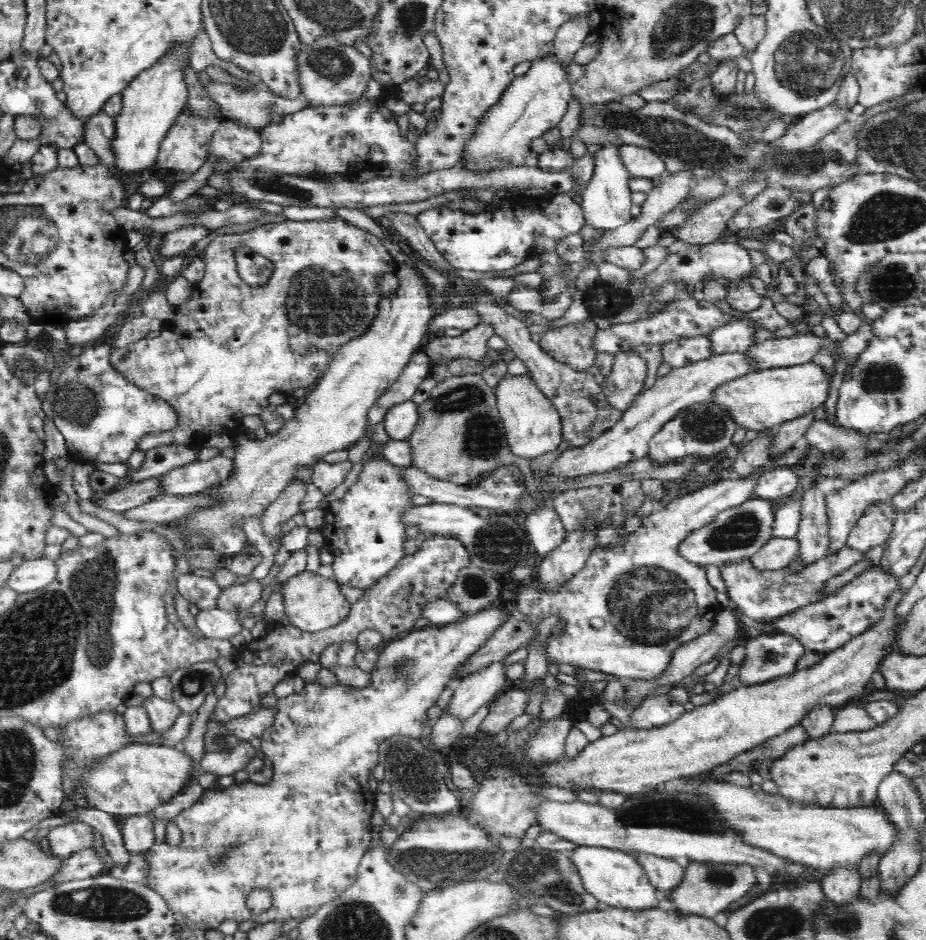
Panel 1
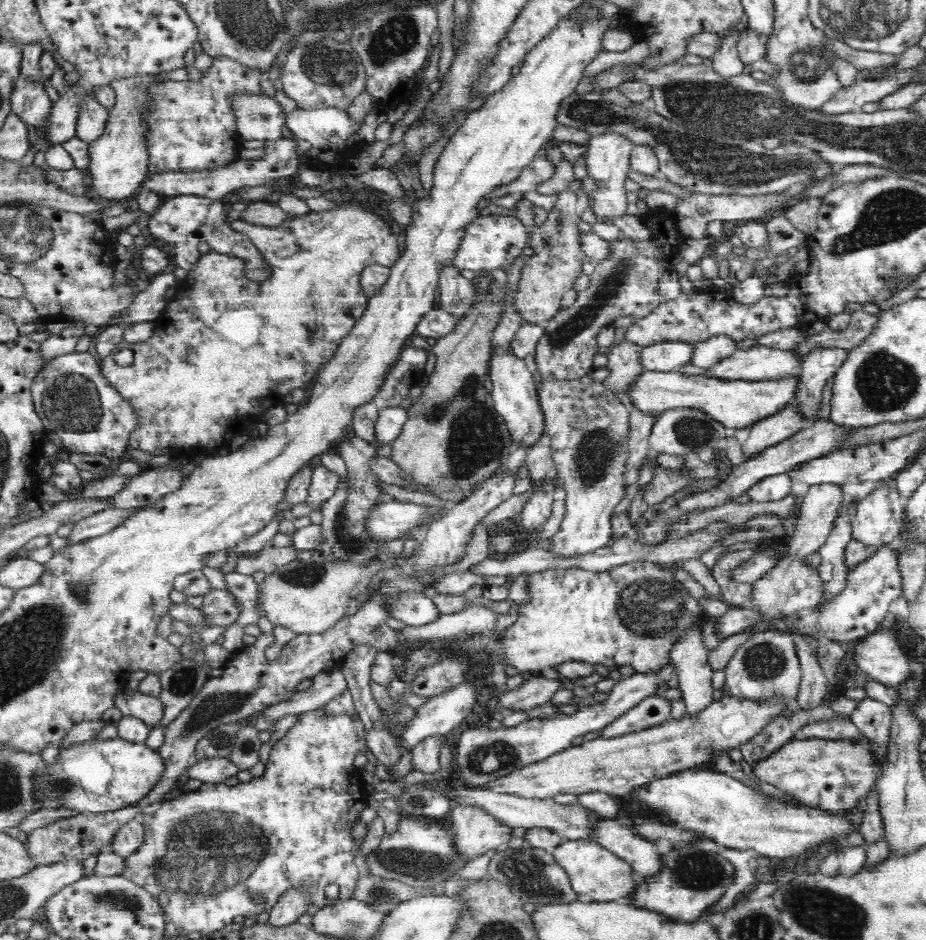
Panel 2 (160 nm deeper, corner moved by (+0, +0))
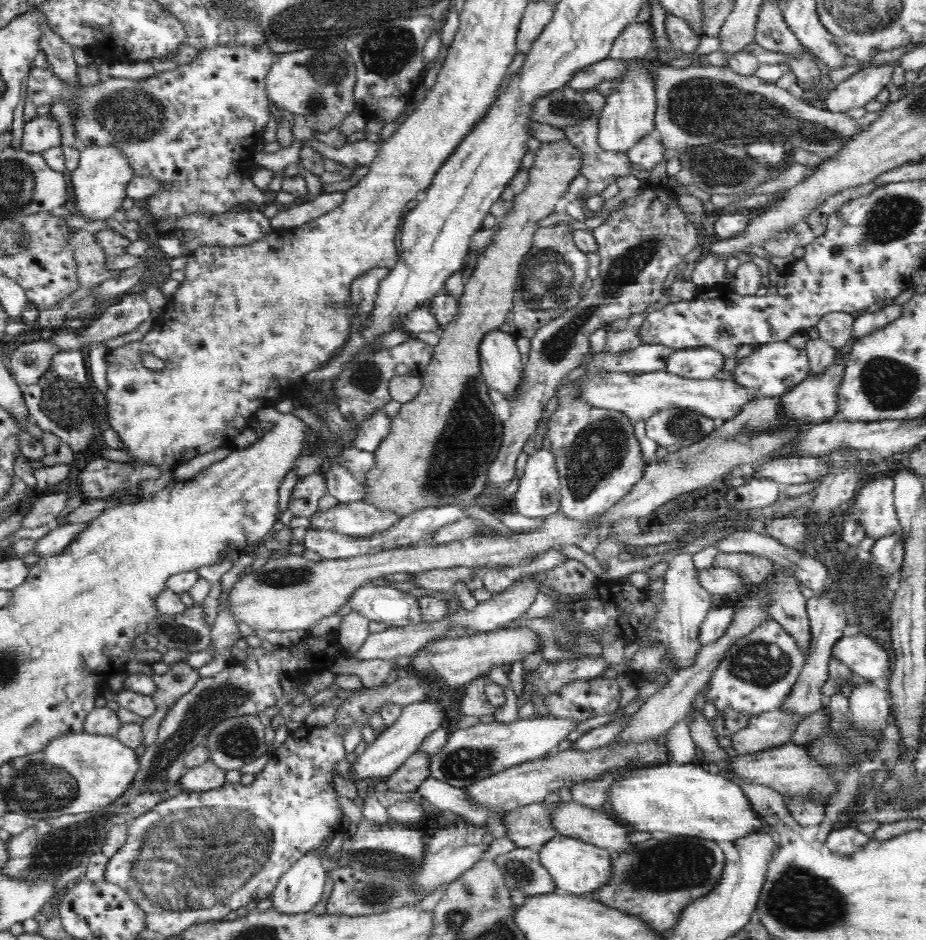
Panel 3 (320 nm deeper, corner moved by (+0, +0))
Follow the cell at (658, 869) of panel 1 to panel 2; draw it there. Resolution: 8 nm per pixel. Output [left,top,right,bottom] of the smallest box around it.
[589,817,663,878]

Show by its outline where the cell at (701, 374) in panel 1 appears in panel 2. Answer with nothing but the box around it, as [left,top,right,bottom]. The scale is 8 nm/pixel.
[709,345,802,382]

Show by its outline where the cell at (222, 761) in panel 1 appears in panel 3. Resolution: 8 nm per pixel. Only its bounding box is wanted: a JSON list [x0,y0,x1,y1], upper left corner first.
[178,760,226,793]

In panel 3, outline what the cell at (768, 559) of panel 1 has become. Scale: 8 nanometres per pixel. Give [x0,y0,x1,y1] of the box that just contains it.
[696,567,745,601]

